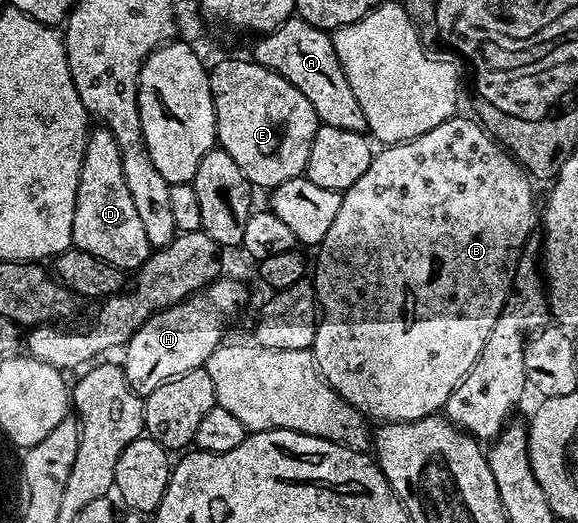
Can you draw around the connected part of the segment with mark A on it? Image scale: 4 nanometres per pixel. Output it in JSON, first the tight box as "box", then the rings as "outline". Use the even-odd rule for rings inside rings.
{"box":[255,16,368,131],"outline":[[[293,16],[276,29],[267,31],[256,42],[255,61],[279,70],[314,104],[316,114],[325,126],[367,131],[368,121],[348,86],[348,77],[341,68],[331,37],[299,16]]]}

